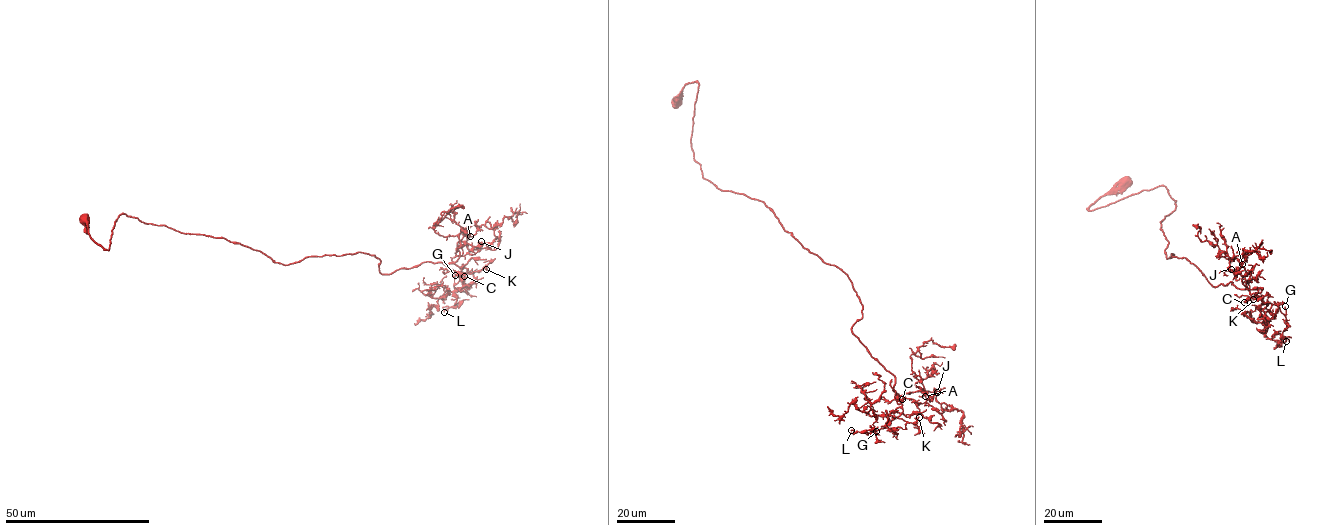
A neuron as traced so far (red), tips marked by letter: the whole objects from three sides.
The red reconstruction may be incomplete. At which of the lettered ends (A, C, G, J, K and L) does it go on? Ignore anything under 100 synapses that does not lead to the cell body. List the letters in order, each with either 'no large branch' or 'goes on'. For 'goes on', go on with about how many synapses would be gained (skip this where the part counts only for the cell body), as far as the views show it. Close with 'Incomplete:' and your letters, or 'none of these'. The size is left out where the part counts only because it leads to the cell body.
A: no large branch
C: no large branch
G: no large branch
J: goes on; 180 synapses
K: no large branch
L: no large branch
Incomplete: J

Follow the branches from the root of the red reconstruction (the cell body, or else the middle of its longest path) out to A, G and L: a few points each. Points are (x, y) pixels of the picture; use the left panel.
A: (85, 218), (108, 250), (124, 213), (237, 242), (285, 265), (366, 253), (382, 274), (452, 263), (470, 236)
G: (85, 218), (108, 250), (124, 213), (285, 265), (360, 252), (382, 274), (425, 262), (467, 270), (455, 275)
L: (85, 218), (108, 250), (124, 213), (285, 265), (360, 252), (382, 274), (462, 265), (444, 312)

